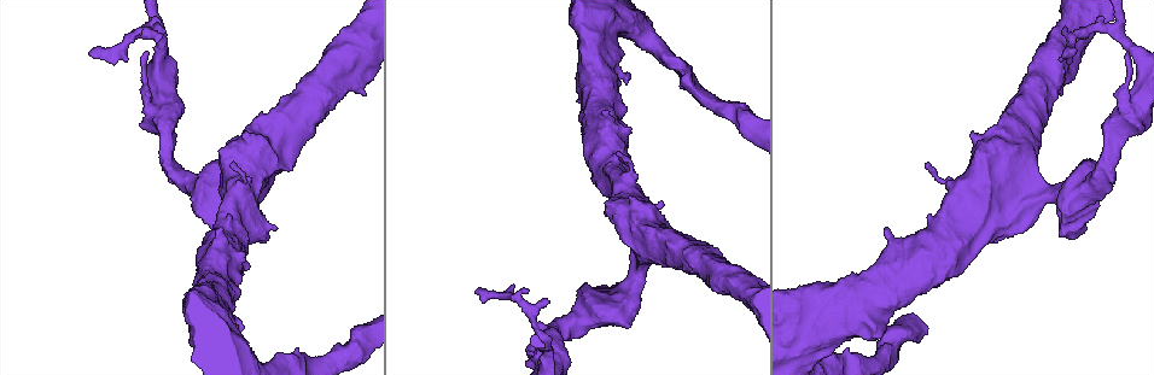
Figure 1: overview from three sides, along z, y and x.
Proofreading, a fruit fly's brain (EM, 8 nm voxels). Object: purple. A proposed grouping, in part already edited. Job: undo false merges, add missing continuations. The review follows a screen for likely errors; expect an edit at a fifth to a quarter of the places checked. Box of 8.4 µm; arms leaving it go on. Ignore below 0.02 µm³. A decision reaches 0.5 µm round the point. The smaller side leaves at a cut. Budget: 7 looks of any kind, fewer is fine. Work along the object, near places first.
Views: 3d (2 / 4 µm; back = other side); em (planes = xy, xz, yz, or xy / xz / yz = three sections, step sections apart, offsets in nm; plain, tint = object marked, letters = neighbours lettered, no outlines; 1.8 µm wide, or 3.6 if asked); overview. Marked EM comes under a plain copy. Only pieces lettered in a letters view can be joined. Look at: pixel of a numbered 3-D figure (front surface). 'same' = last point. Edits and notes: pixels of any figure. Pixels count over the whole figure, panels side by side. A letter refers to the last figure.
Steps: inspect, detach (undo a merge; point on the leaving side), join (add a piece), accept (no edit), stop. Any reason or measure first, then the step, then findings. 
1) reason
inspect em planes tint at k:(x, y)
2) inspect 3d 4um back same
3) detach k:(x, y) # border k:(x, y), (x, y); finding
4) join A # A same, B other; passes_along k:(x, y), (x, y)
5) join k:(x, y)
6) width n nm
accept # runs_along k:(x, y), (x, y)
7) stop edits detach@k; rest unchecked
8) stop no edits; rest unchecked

branch stops here
inspect 3d 2um at 1:(849, 350)

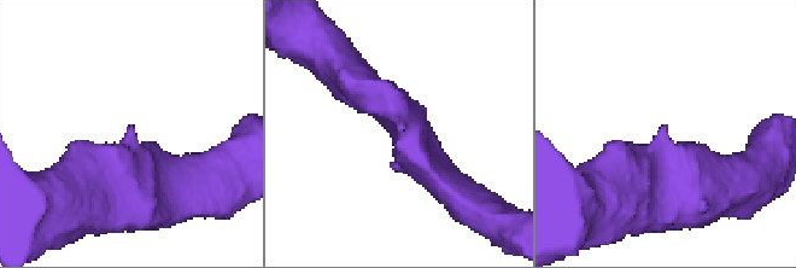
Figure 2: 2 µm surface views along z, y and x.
inspect em 3.6um planes letters at 2:(134, 126)

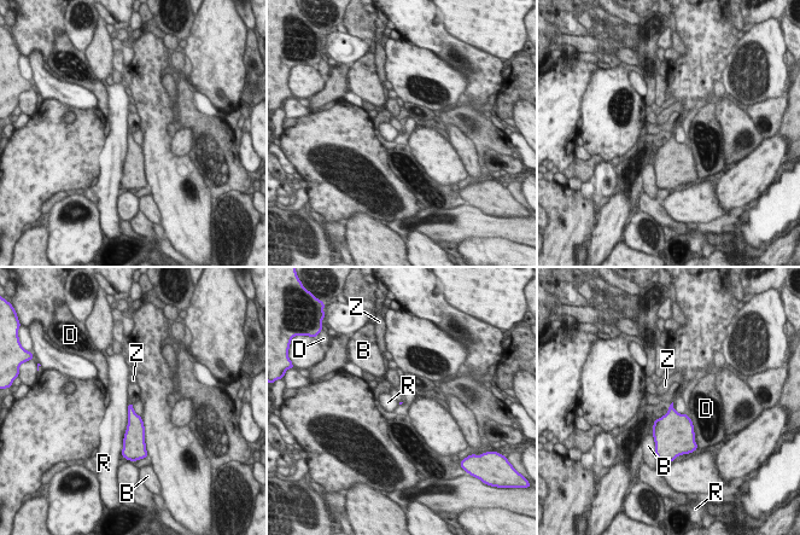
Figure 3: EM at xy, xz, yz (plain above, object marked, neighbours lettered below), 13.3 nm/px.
accept # B other, D other, R other, Z other; border 3:(129, 402), (128, 424), (122, 443); no lettered piece goes on from it

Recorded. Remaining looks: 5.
calibre changes
inspect 3d 2um back at 1:(1118, 30)

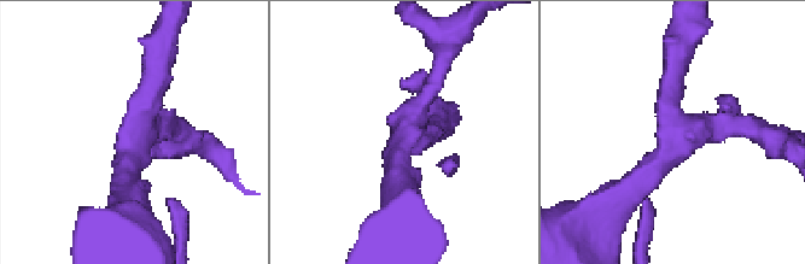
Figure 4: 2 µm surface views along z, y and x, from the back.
arms 3; arm_widths 190, 200, 300 nm; shape alone is not enough
inspect em planes letters at 4:(405, 133)

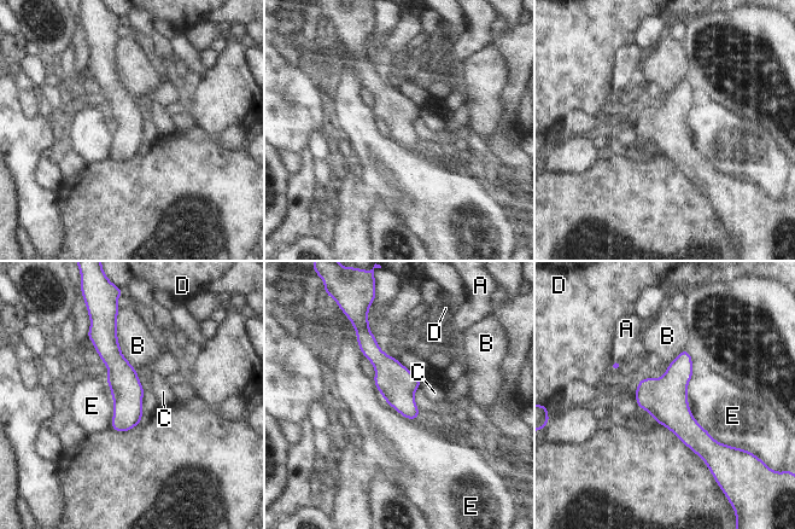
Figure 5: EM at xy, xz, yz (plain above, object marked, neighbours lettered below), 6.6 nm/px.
width 220 nm
accept # A other, B other, C other, D other, E other; runs_along 5:(684, 353), (677, 417), (707, 458); continuous, no second cell

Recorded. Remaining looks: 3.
an open end
inspect 3d 4um at 1:(630, 327)

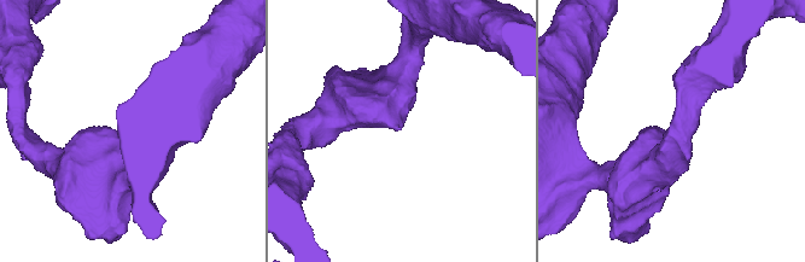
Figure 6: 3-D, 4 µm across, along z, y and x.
inspect em planes letters at 6:(397, 131)

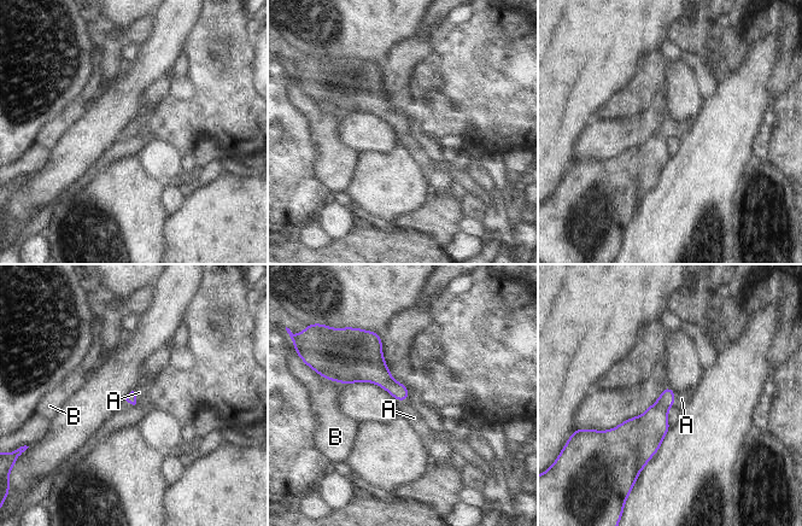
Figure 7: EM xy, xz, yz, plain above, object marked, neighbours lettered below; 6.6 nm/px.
longest_contact B 120 nm
join A # A same, B other; passes_along 7:(130, 398), (135, 398), (139, 392); the cell continues

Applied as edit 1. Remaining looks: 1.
stop edits join@7; rest unchecked

